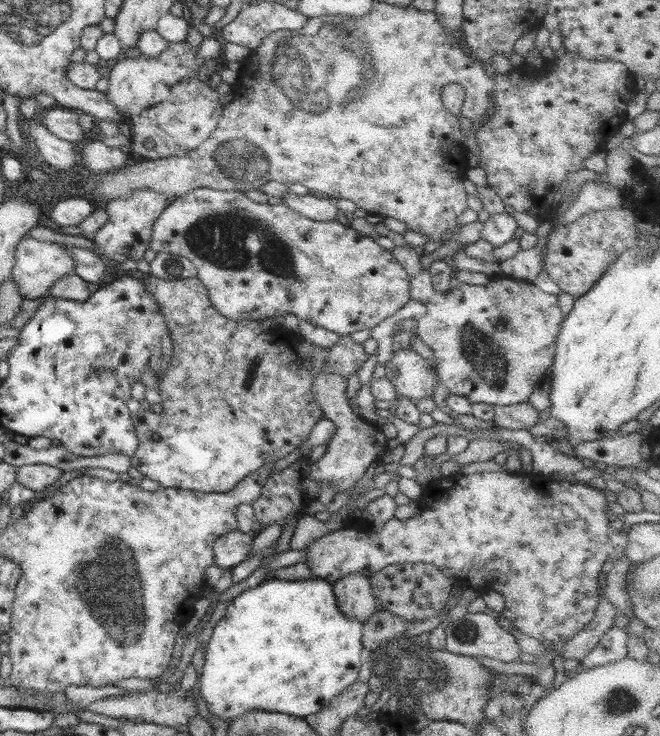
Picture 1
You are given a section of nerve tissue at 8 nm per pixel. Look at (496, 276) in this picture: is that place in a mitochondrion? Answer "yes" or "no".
no

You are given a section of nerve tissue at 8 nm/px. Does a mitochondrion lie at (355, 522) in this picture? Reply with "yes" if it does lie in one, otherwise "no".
no

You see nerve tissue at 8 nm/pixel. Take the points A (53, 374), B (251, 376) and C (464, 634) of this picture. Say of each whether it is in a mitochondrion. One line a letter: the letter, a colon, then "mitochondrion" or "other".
A: other
B: mitochondrion
C: mitochondrion

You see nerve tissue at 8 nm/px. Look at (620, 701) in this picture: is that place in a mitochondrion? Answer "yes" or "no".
yes

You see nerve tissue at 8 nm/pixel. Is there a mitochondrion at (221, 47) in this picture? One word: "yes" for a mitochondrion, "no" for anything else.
no

